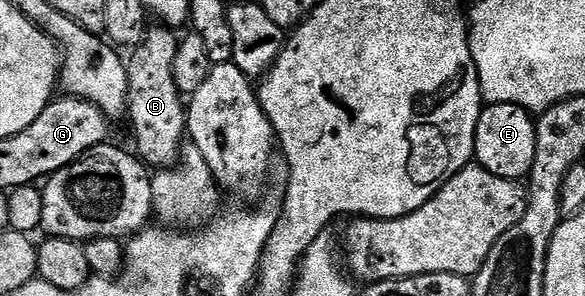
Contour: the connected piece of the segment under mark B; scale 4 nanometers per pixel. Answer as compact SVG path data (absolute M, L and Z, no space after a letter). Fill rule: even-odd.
M152 25L144 32L144 39L129 54L132 56L127 56L126 59L128 68L126 119L127 122L132 122L132 135L136 138L135 154L152 169L175 167L179 149L186 138L188 125L186 103L172 72L177 46L178 35L175 30L163 25Z

